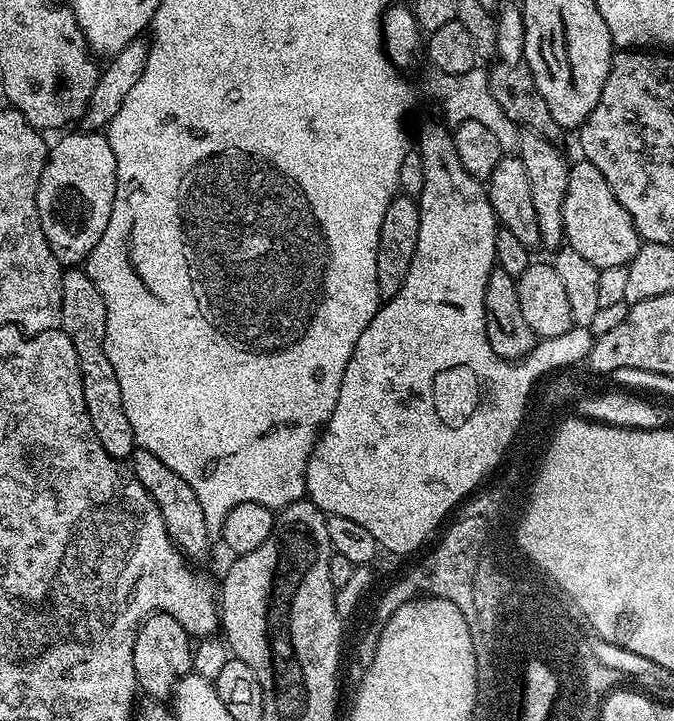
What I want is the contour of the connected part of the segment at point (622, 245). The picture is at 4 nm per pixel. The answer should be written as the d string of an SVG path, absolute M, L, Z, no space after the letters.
M577 159L578 162L569 167L566 198L562 202L562 222L564 223L564 239L567 247L578 250L586 262L594 262L596 268L610 266L626 266L638 254L641 238L630 214L614 198L614 190L610 190L610 182L602 178L602 170L589 160Z

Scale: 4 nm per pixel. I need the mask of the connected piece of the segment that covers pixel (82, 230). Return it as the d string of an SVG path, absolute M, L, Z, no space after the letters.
M100 130L69 131L55 145L51 145L48 161L44 163L42 178L38 182L38 218L42 222L42 234L50 242L54 258L62 266L80 266L87 261L88 255L98 246L106 222L110 222L110 210L114 206L116 193L116 159L110 150L107 135Z

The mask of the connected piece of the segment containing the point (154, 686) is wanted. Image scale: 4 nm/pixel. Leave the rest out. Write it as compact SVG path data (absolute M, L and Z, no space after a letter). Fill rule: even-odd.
M153 612L141 624L134 642L134 674L139 691L153 700L167 701L176 683L192 672L193 637L165 612Z

